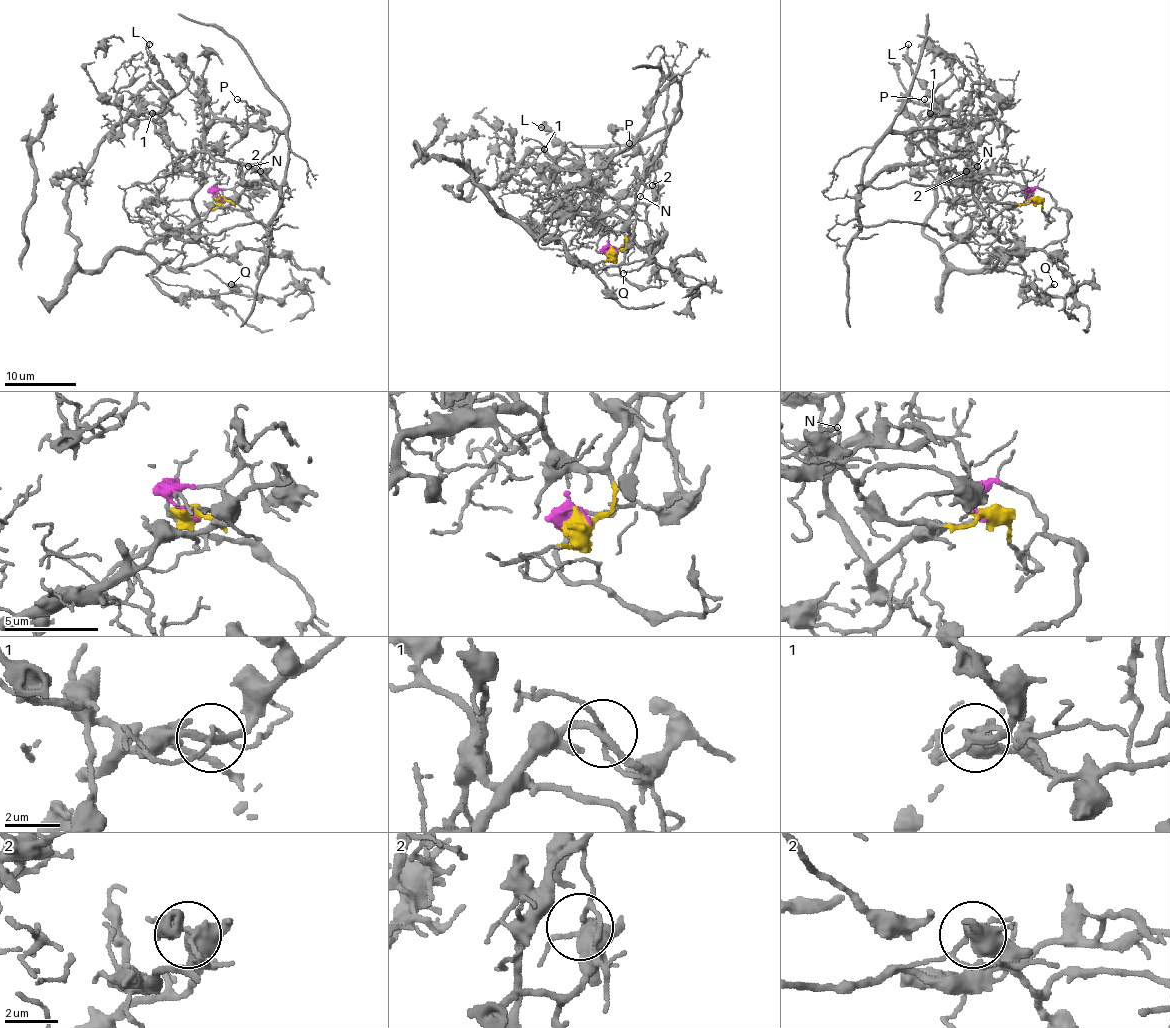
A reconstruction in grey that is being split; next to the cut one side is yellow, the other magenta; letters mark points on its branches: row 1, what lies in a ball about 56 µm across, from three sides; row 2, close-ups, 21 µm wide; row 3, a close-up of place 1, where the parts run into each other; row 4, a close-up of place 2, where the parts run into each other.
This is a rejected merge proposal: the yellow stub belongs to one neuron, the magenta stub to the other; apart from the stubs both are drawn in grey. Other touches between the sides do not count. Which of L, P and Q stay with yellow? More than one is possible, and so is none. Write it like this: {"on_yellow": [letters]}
{"on_yellow": ["L", "Q"]}

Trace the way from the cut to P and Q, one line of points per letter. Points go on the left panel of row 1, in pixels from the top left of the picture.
P: (223, 199), (239, 170), (275, 188), (288, 156), (288, 138), (237, 99)
Q: (223, 199), (234, 204), (171, 228), (144, 251), (156, 264), (153, 282), (169, 296), (252, 294), (232, 283)

